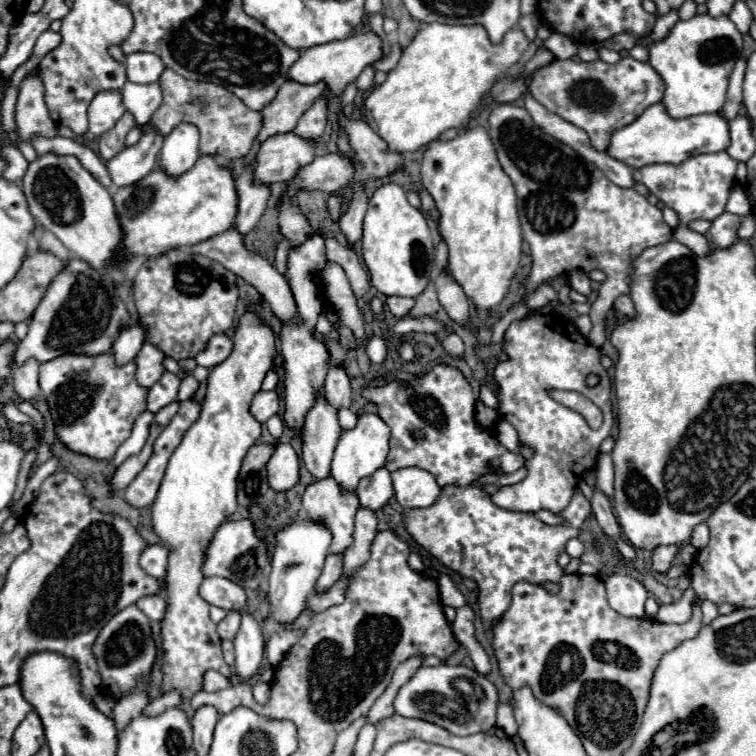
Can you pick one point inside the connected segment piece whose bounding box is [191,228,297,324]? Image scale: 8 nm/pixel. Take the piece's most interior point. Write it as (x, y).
(228, 248)

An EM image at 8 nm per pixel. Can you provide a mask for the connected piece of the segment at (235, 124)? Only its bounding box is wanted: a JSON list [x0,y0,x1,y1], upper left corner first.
[149,68,261,160]

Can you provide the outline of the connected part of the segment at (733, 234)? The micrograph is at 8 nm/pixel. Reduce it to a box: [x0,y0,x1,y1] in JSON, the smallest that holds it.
[705,212,741,248]

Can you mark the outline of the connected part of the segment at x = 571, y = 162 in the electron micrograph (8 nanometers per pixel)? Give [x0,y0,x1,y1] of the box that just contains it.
[489,104,673,348]

